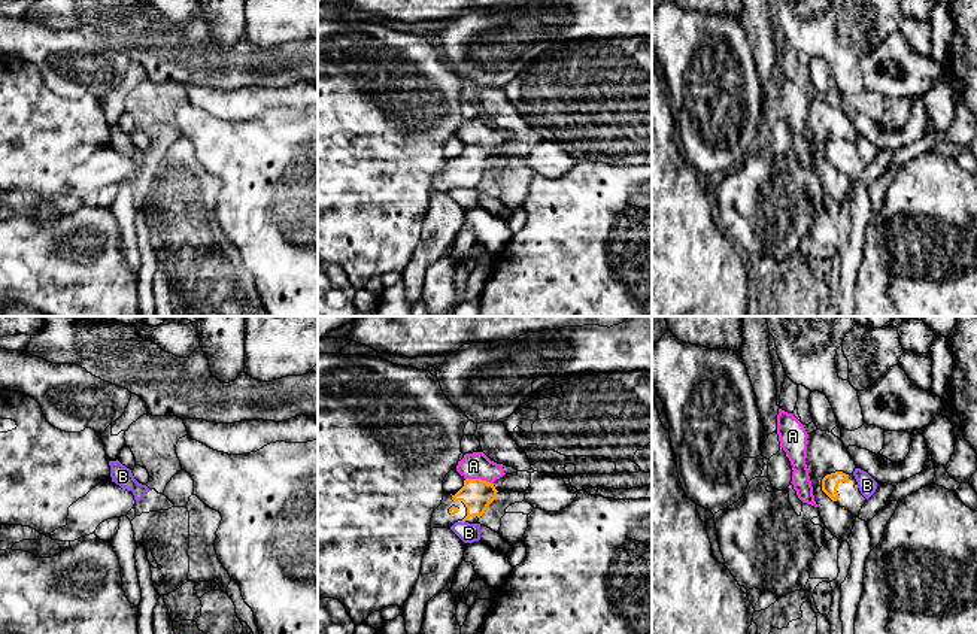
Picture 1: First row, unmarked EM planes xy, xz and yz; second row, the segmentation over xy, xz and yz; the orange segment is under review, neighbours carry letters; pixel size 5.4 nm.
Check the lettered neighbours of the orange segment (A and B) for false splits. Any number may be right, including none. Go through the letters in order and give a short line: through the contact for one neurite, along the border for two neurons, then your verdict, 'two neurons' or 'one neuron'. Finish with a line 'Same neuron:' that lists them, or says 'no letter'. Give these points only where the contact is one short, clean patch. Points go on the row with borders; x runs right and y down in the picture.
A: line xz (466, 478), (481, 478), (492, 484); two neurons
B: line xz (458, 521), (464, 522); two neurons
Same neuron: no letter

